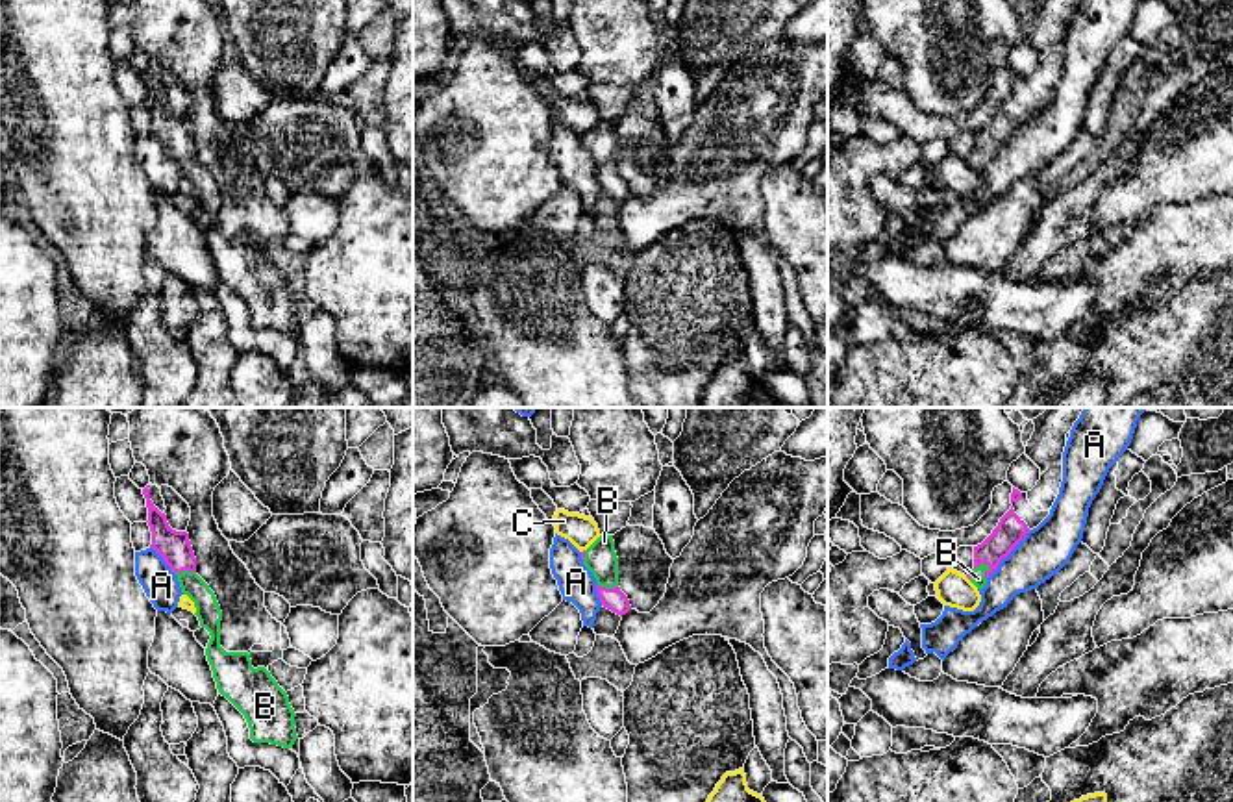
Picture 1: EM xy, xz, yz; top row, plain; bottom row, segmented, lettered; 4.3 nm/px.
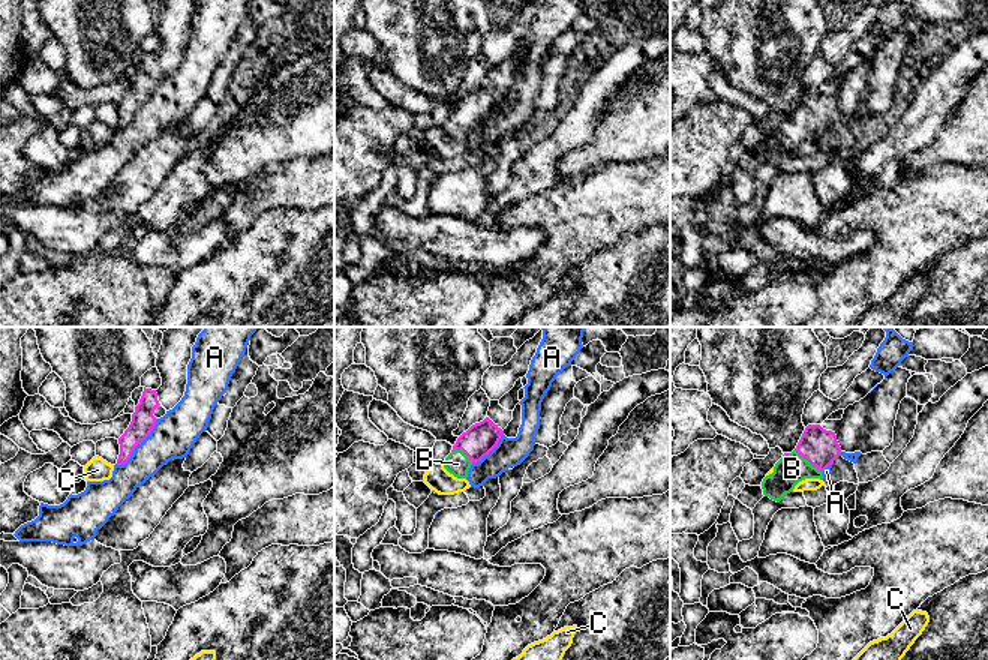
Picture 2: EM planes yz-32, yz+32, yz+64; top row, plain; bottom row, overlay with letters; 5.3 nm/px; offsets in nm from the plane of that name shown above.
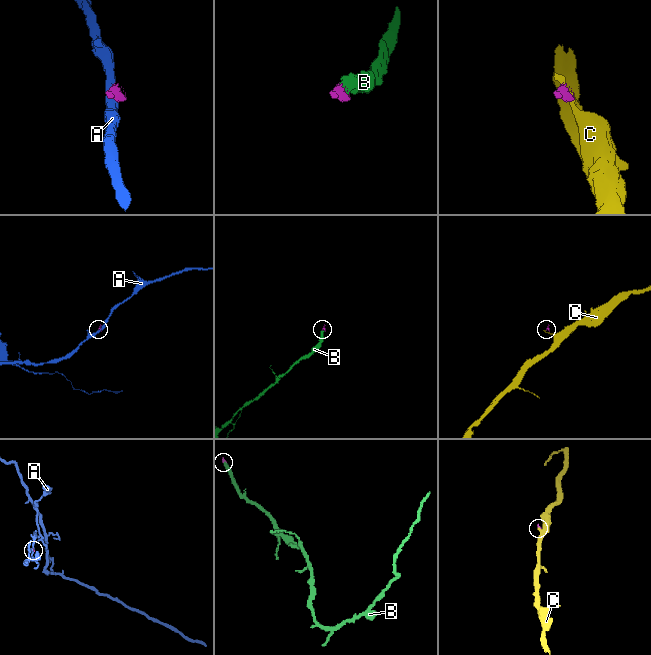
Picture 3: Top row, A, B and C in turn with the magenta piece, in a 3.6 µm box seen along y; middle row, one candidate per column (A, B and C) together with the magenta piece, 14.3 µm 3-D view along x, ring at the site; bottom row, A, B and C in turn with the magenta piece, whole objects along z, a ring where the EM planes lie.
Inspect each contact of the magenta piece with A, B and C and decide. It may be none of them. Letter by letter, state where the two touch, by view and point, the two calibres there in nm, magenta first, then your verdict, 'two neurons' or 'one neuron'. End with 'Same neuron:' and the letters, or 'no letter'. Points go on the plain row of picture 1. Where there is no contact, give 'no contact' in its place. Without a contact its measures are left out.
A: yz (1008, 139) | 120/220 nm | two neurons
B: yz (991, 154) | 120/70 nm | one neuron
C: no contact | two neurons
Same neuron: B

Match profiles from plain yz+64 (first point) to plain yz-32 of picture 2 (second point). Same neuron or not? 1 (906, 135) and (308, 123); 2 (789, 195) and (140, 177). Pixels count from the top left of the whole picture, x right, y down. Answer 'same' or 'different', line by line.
1: different
2: same

